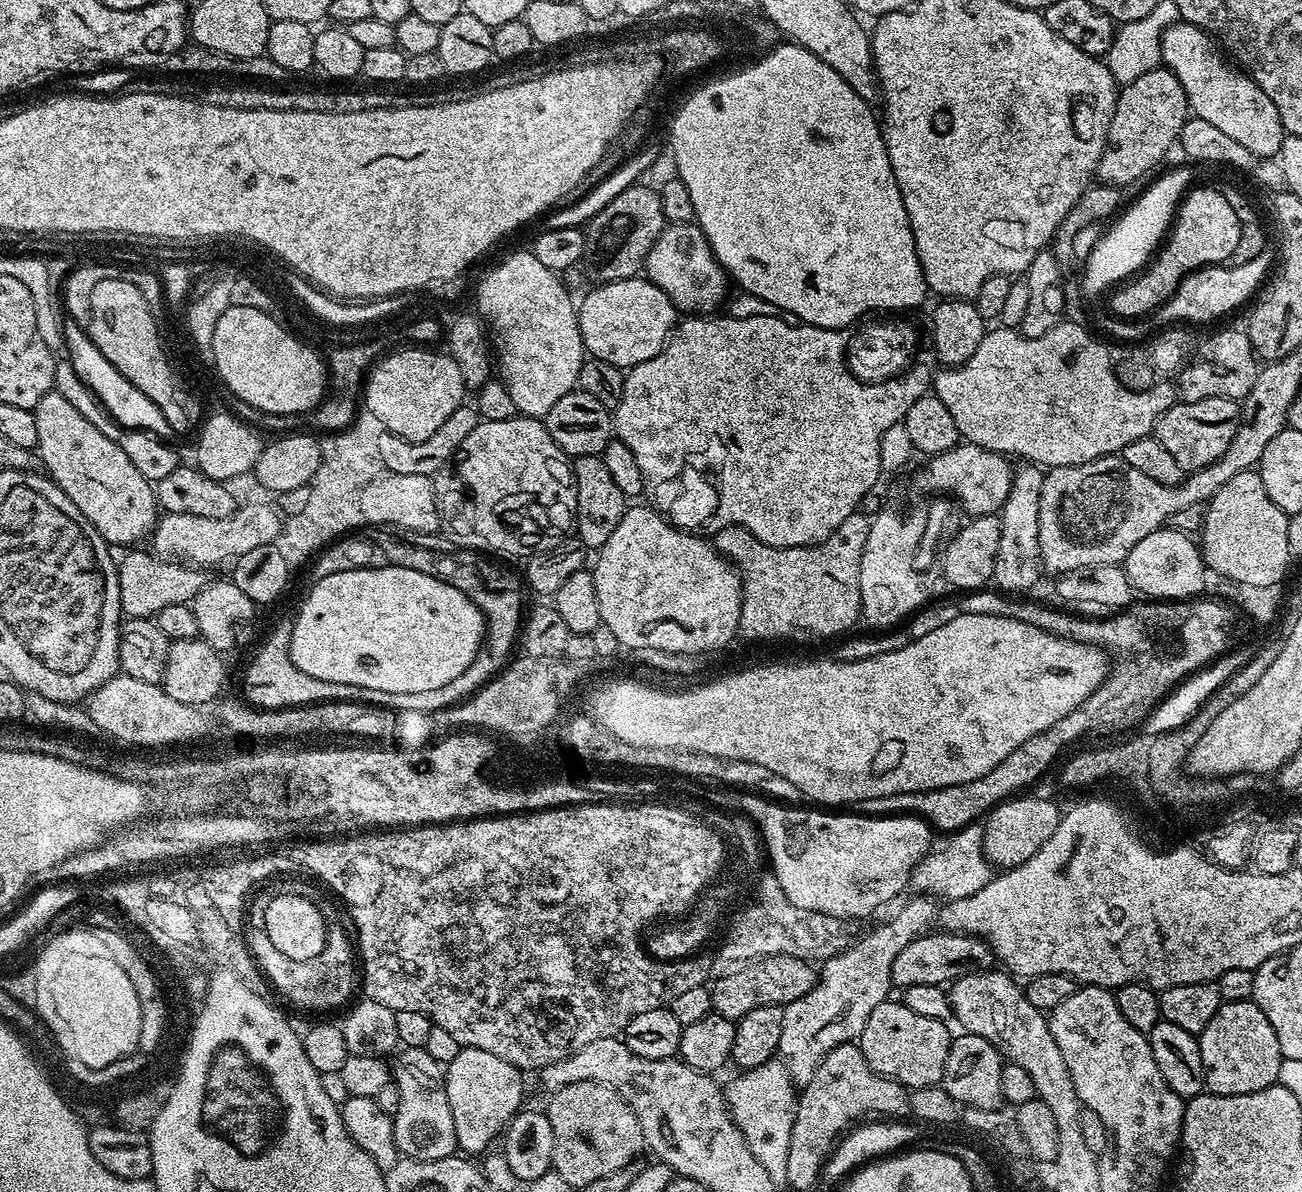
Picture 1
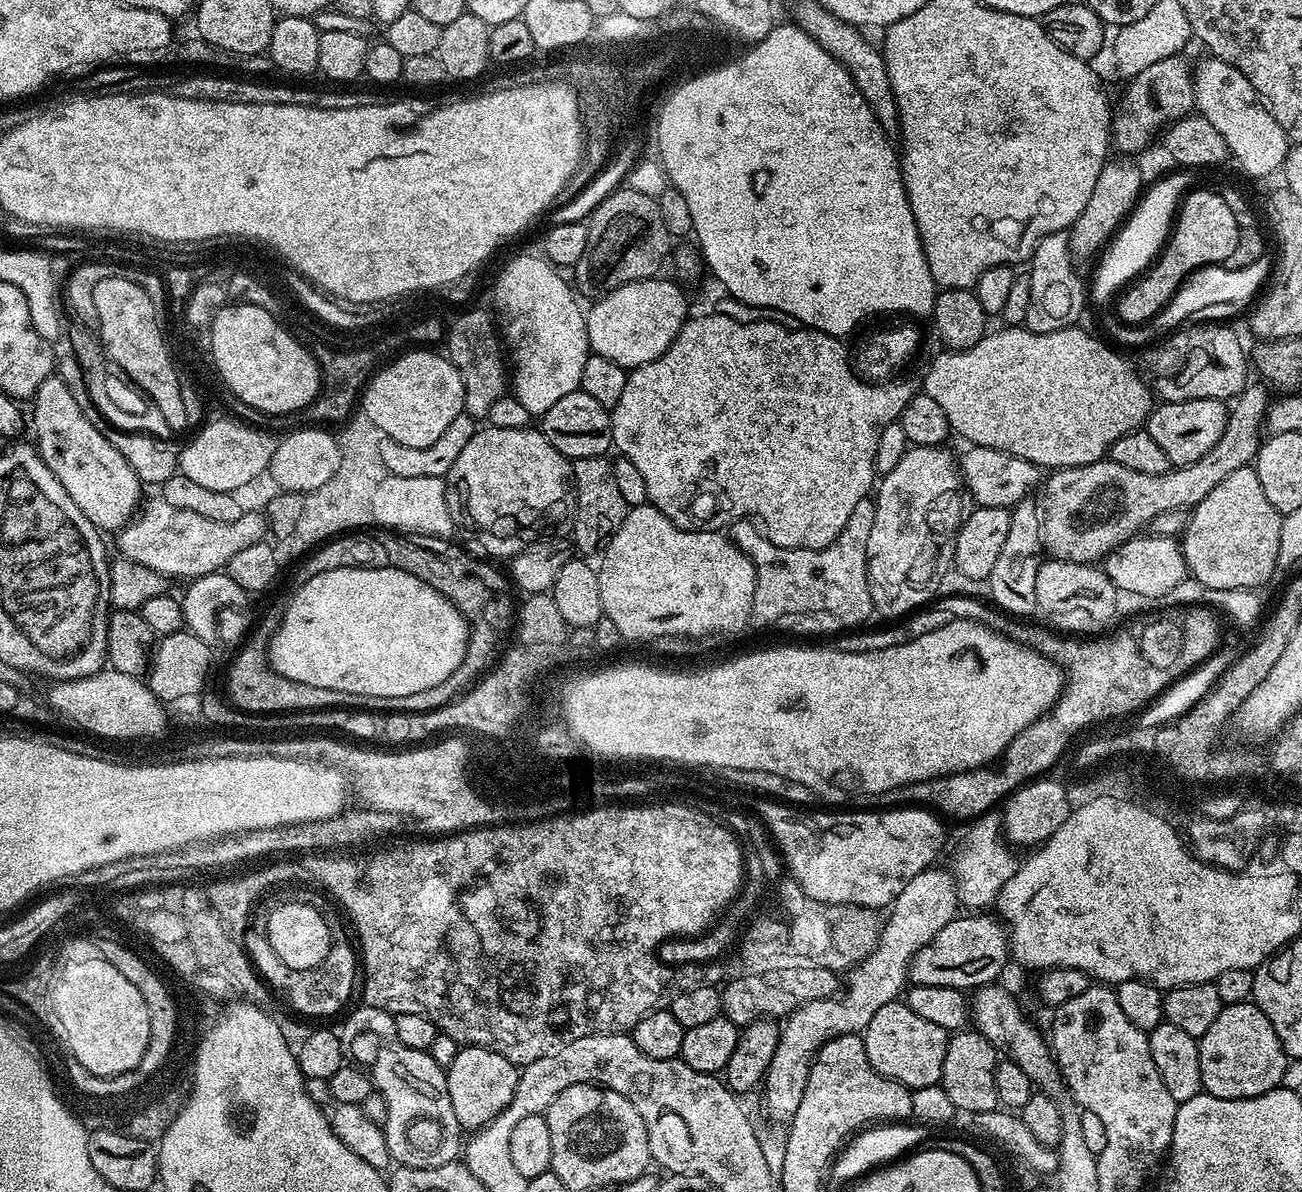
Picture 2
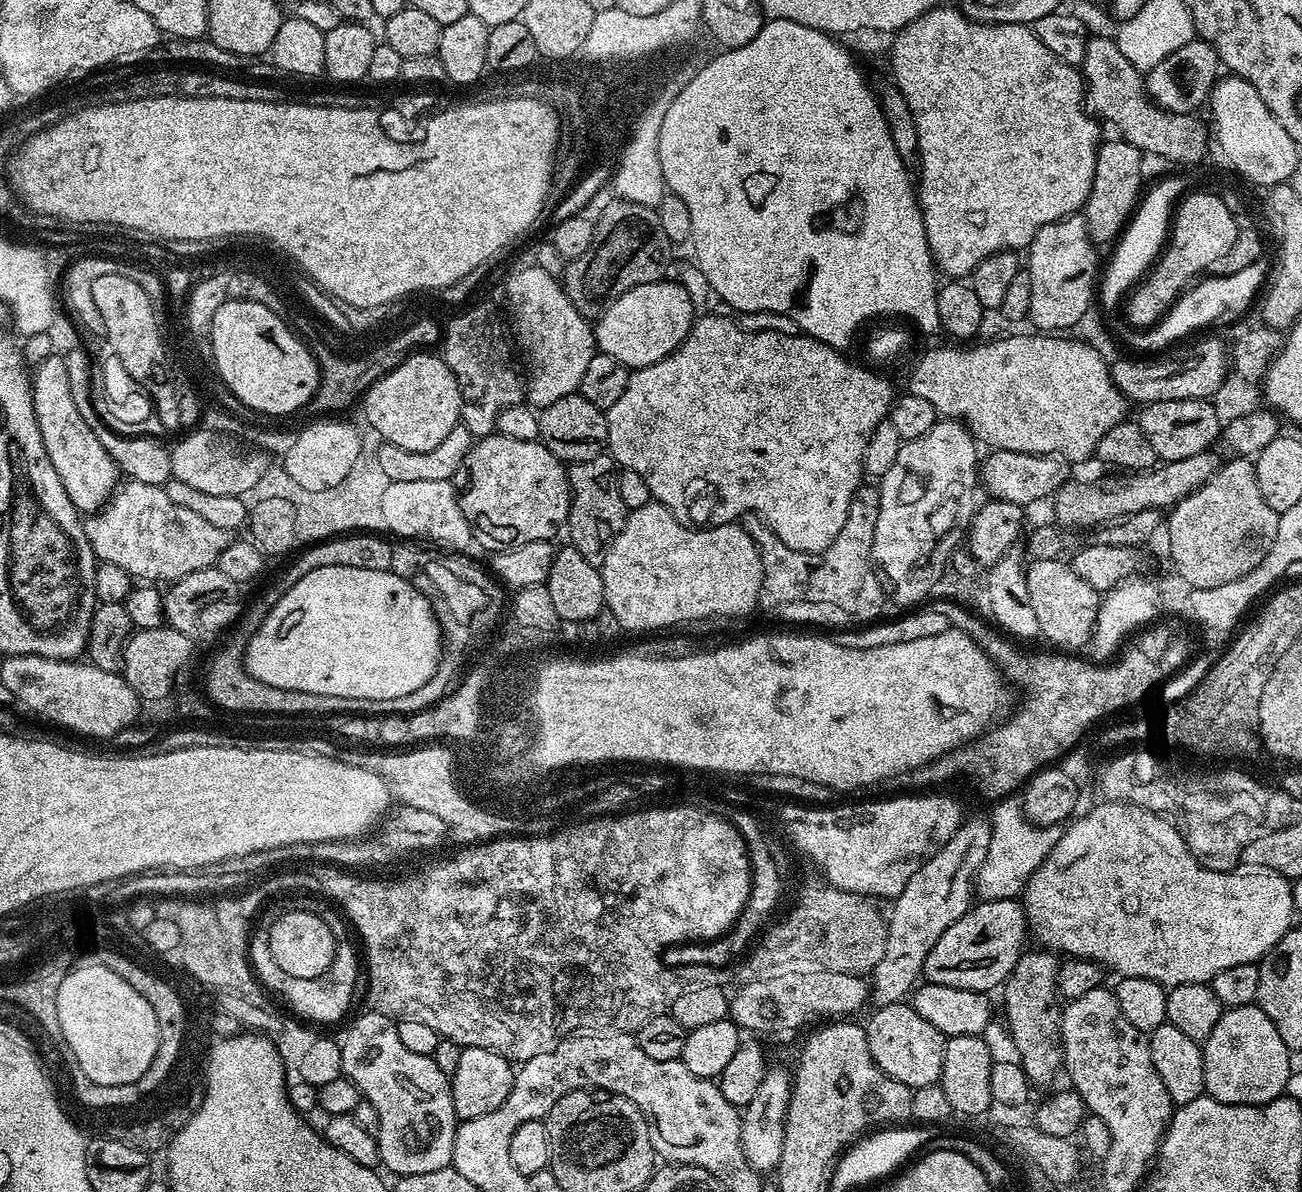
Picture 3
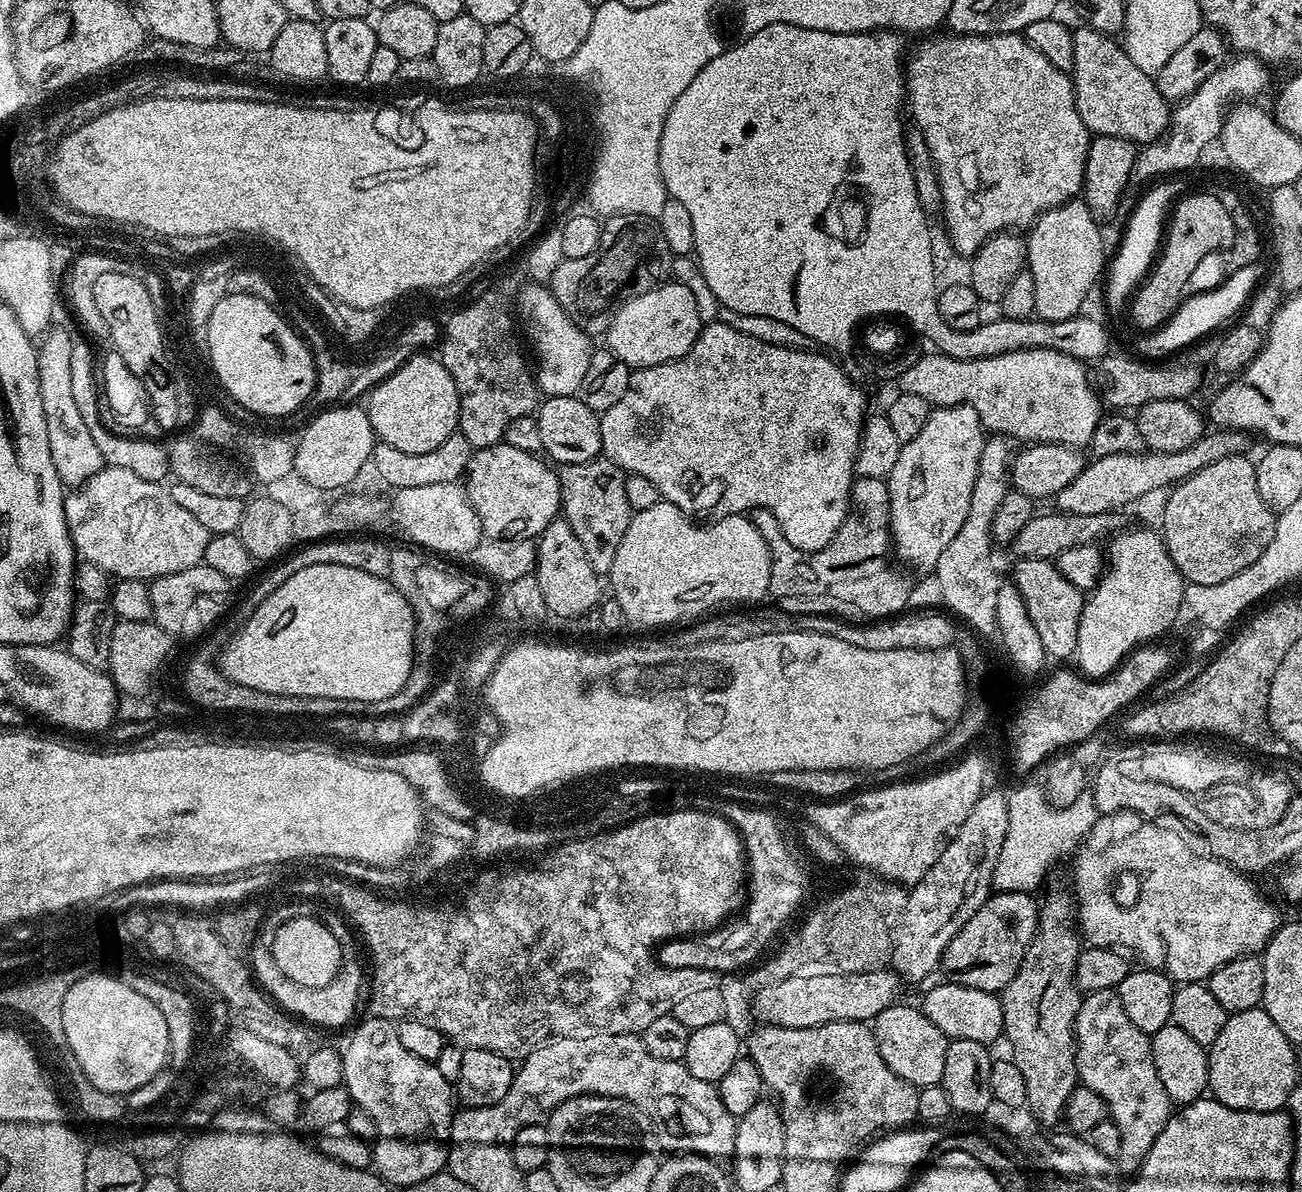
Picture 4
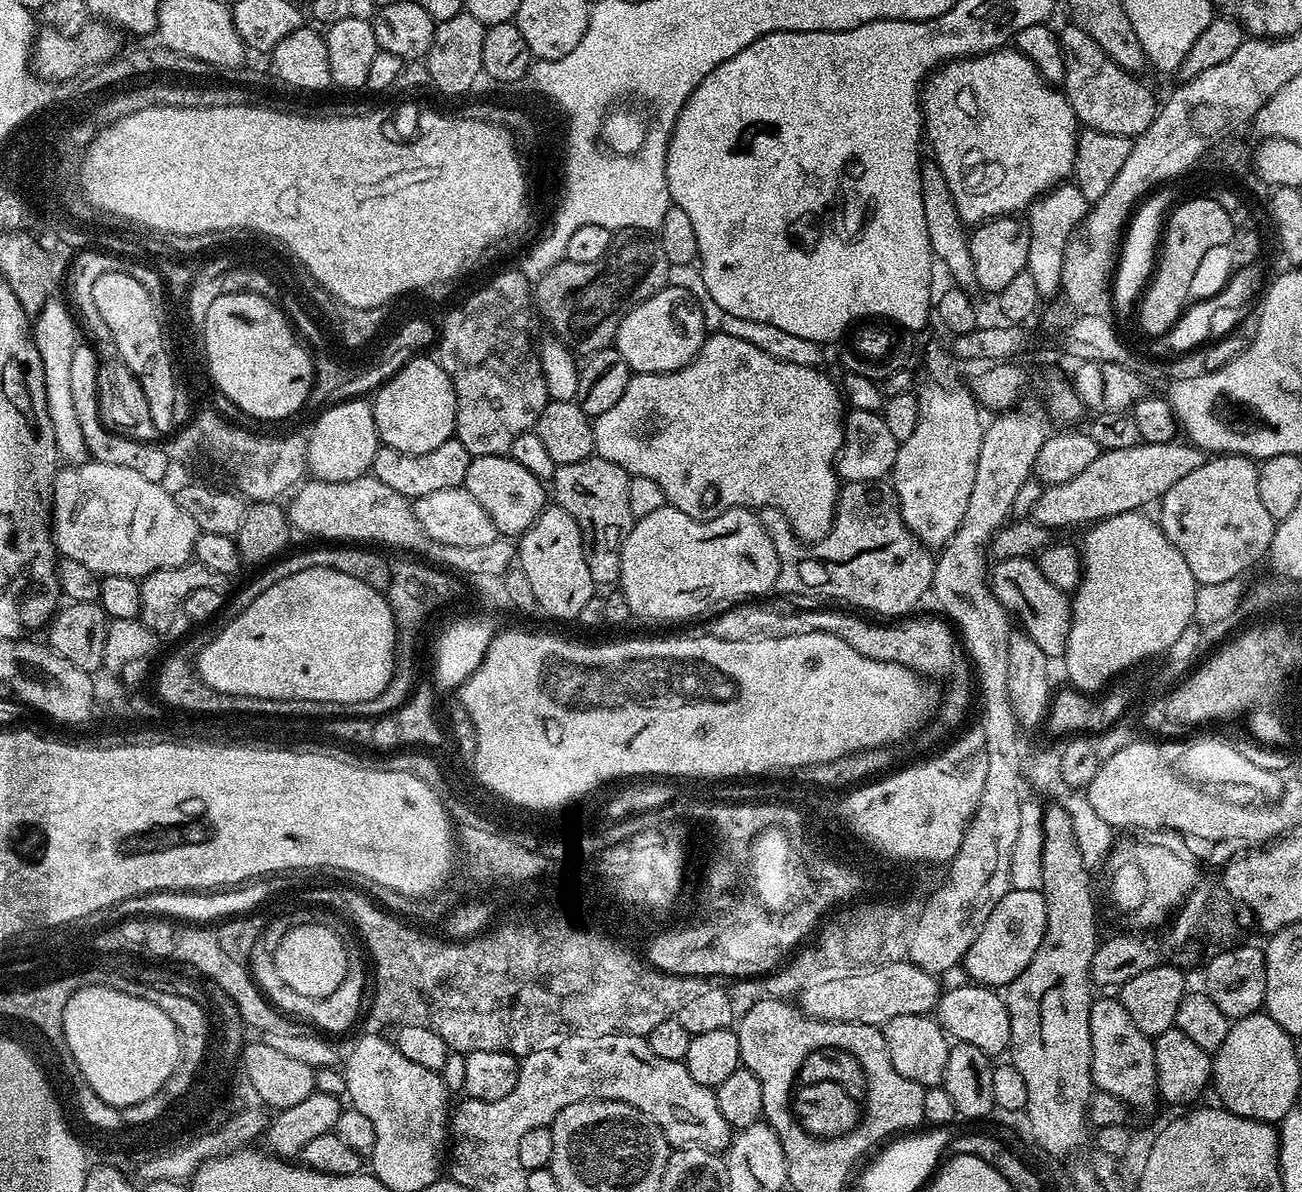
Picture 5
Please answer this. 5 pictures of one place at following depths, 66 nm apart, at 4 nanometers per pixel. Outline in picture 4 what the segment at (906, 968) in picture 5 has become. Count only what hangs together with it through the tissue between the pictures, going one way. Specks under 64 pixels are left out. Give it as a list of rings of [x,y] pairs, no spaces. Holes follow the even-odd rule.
[[[879,968],[873,972],[859,972],[858,974],[822,974],[819,978],[786,978],[786,982],[778,982],[774,986],[764,988],[751,997],[752,1012],[757,1016],[760,1024],[773,1024],[787,1028],[809,1028],[830,1022],[846,1022],[859,1020],[871,1022],[882,1010],[897,1003],[902,981],[895,971]]]

